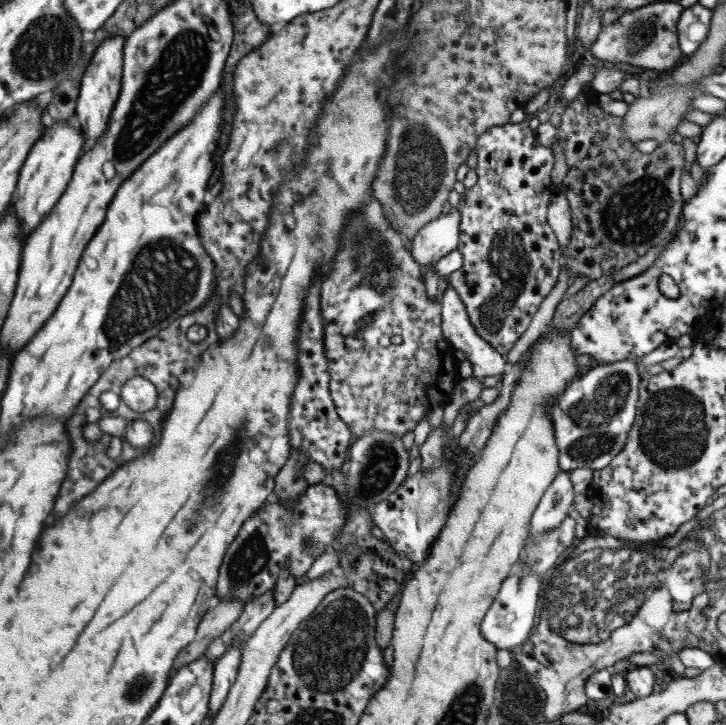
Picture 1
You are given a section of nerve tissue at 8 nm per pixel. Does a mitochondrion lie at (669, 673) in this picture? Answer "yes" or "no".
no

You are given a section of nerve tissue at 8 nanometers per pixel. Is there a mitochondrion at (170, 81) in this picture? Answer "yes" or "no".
yes

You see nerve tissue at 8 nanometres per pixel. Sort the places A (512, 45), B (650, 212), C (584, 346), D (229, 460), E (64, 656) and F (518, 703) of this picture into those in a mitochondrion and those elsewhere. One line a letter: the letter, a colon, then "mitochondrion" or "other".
A: other
B: mitochondrion
C: other
D: mitochondrion
E: other
F: mitochondrion

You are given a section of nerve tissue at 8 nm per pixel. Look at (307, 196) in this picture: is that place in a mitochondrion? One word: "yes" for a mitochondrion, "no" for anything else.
no

